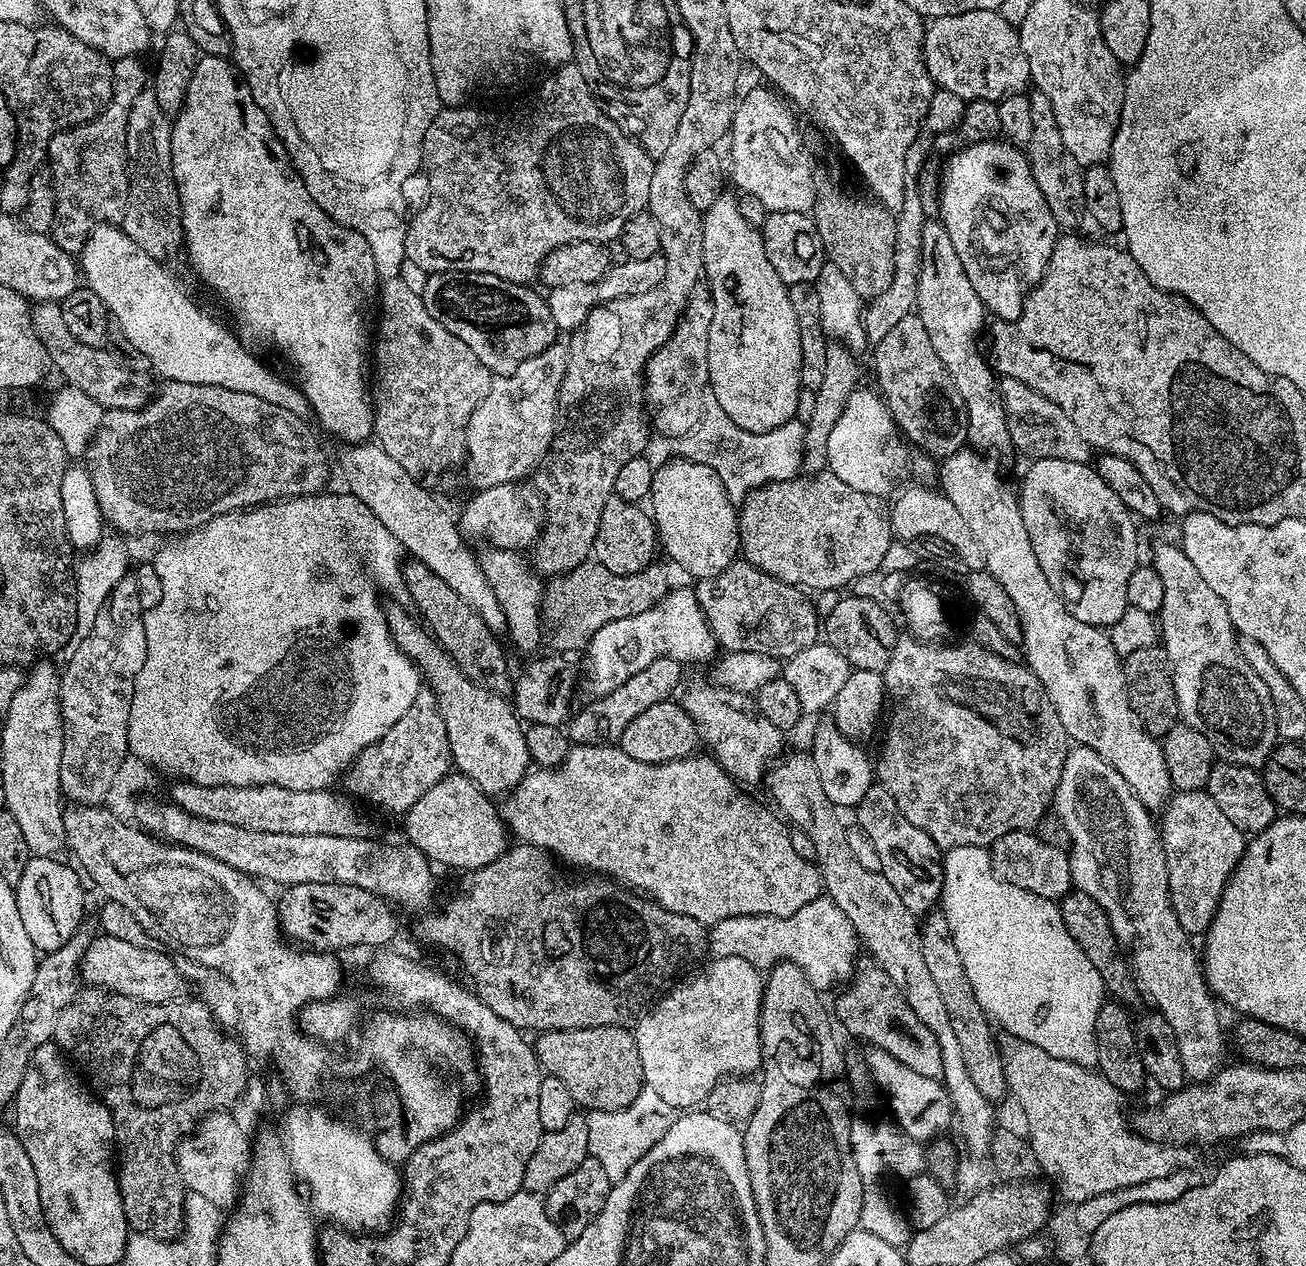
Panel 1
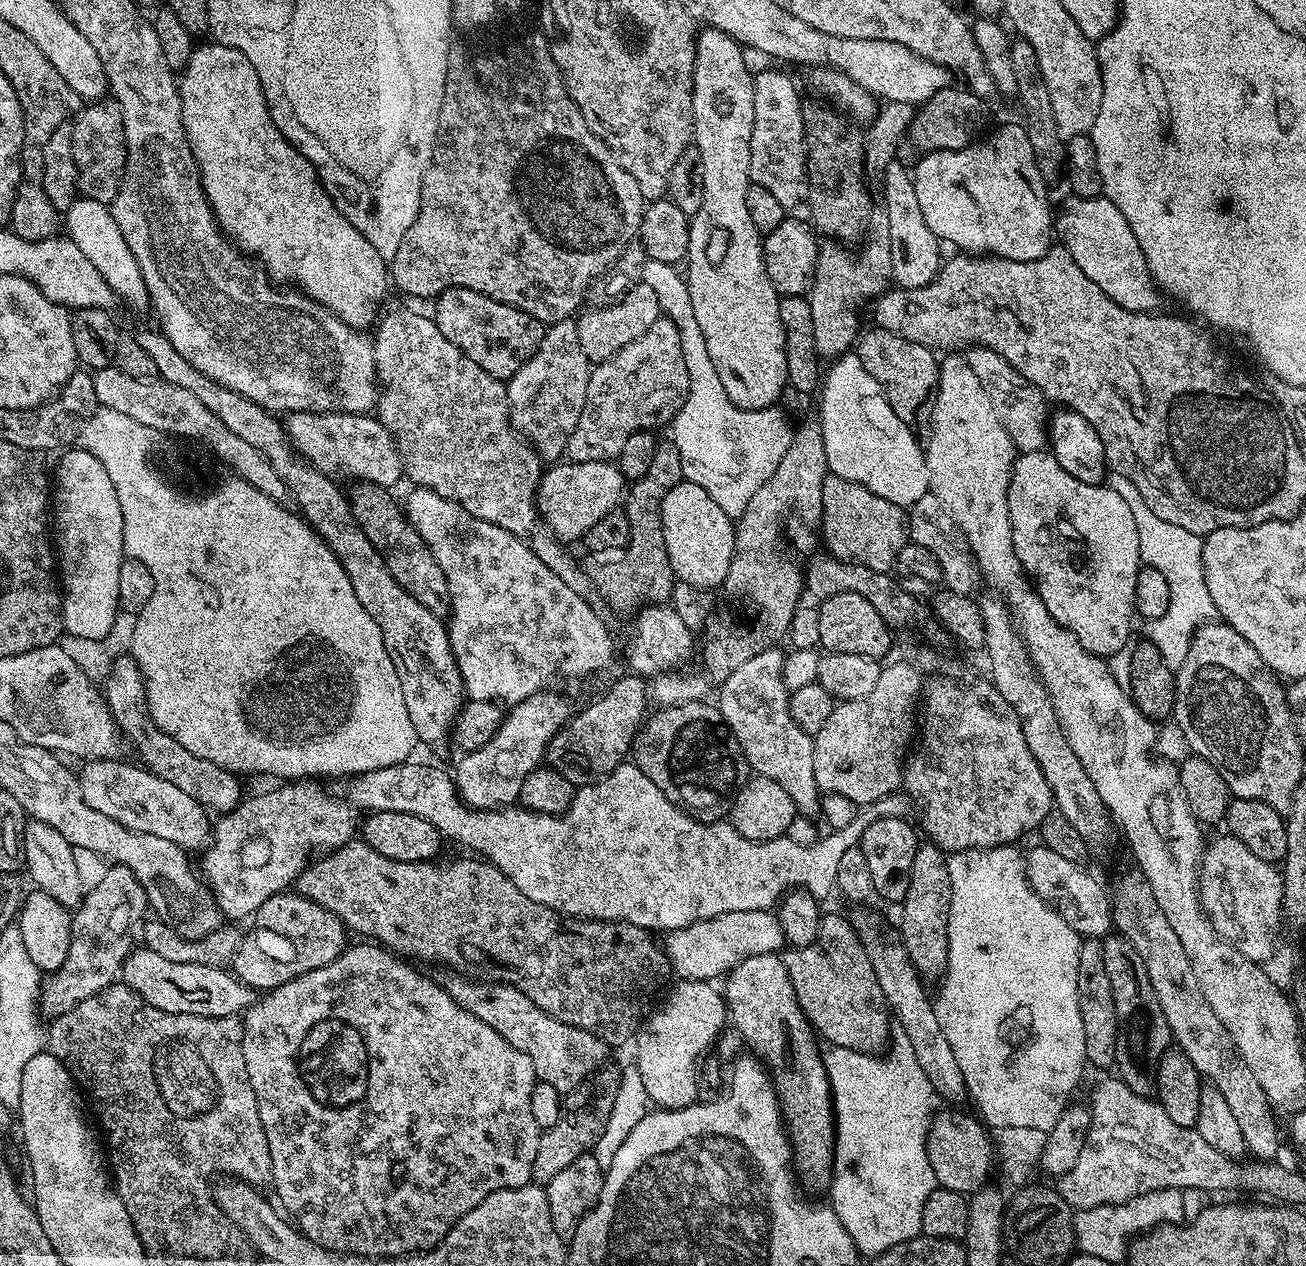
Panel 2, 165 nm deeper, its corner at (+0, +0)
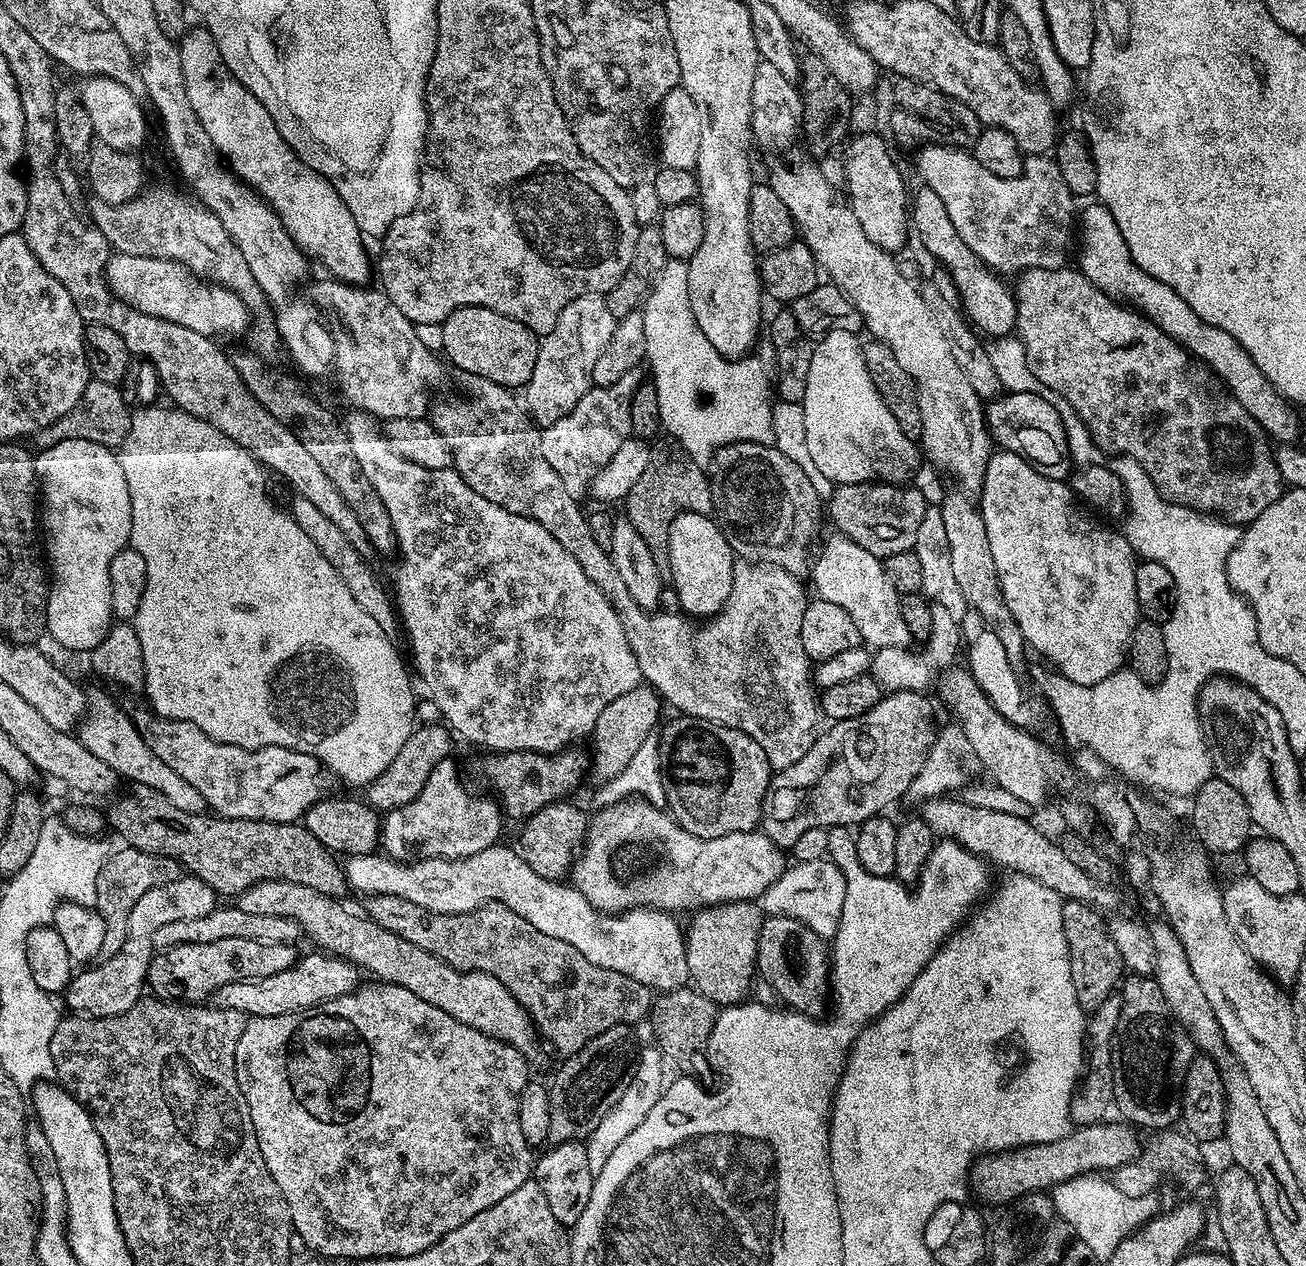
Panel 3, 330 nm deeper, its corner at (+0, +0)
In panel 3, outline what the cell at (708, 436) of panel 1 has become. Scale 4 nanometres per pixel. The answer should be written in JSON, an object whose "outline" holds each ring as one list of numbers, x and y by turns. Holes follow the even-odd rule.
{"outline":[[669,259,668,263,664,265,664,269,652,281,652,293,644,301,642,311,644,313,644,321,646,322,646,350,644,354,647,367,652,367,651,383,655,384,658,390,658,414,660,415,663,431,665,433,668,431,672,435,669,437,679,444,681,448,684,448,686,454,690,454,690,458,694,458,694,462,698,462,702,466,707,465,713,459,717,450,725,448,727,444,737,444,738,442,769,443,772,440,771,412,773,405,773,401,771,399,768,400,768,392,770,396,770,372,768,376,763,362,756,357,756,354,729,358,718,354,718,350,714,350,714,346,710,346,710,342,706,342,706,334,702,334,702,330,698,330,698,322,694,322,694,314,688,305,688,265,685,261]]}

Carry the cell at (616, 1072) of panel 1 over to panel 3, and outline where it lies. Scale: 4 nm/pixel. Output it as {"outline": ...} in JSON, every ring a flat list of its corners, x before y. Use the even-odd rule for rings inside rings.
{"outline":[[263,880,247,888,234,900,235,907,246,914,290,918,300,925,305,937,309,936,316,943,313,945,319,951,340,956,361,970,373,972,376,975,373,977,385,984,402,986,410,990,410,994,418,994,422,1002,430,1002,430,1006,446,1010,450,1018,458,1018,458,1022,514,1046,529,1065,543,1062,545,1045,536,1031,536,1023,529,1018,528,1011,520,1005,518,998,514,998,514,994,498,982,498,978,485,972,459,972,442,958,422,950,422,946,414,946,414,942,398,938,398,934,378,926,367,915,355,916,340,903,339,899,310,890,310,886,285,880]]}

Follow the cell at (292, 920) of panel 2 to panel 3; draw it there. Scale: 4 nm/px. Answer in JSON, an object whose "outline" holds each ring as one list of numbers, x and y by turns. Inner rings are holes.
{"outline":[[222,938,219,942,190,942,179,944,173,948,165,948,157,951,150,962,147,987,151,995,157,1000,169,1002,183,1002,193,1006,199,1005,204,1000,215,994,222,986,230,982,242,982,243,980,257,980,266,978,266,974,278,974,289,968,298,958,292,944,265,944,250,938]]}

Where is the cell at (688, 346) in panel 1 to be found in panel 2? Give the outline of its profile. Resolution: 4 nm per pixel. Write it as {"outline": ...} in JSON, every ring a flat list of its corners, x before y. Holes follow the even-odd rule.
{"outline":[[661,318,642,334,630,346,618,350,614,358,595,365,589,371,586,386,586,406,582,406,582,414,578,418,578,426,574,426,574,434,570,434,566,456,571,463,594,462,595,460,615,461,620,455,622,446,626,446,626,438,635,432,659,429,659,424,667,425,675,416,684,396,688,392,688,370,686,358,682,354,682,338,674,322]]}

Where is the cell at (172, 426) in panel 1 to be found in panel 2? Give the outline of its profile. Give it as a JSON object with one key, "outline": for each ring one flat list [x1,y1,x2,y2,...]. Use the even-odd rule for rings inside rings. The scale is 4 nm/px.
{"outline":[[290,412,287,413,283,425,297,453,328,477,345,476,348,482,369,480,391,489,392,484,398,483,404,476,404,463,400,457,400,451,396,449,396,440,375,415,359,412]]}

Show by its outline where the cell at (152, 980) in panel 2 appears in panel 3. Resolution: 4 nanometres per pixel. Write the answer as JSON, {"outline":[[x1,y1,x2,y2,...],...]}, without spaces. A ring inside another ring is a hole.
{"outline":[[312,950,309,956,301,955,286,970,278,974,266,974,266,978,230,982,214,994,217,1008,238,1010,249,1018,265,1016,274,1018,278,1014,294,1014,307,1008,318,1006,327,1000,350,994,361,987,361,969,340,956,330,956,326,952]]}

